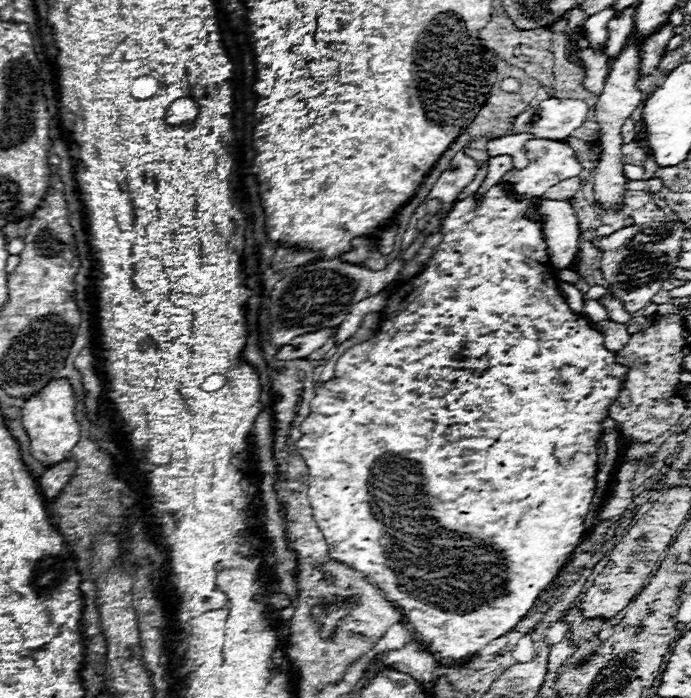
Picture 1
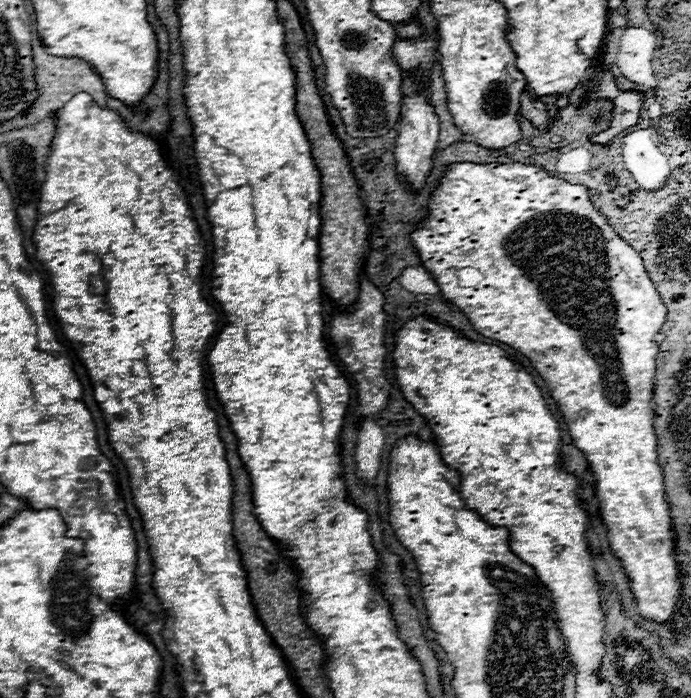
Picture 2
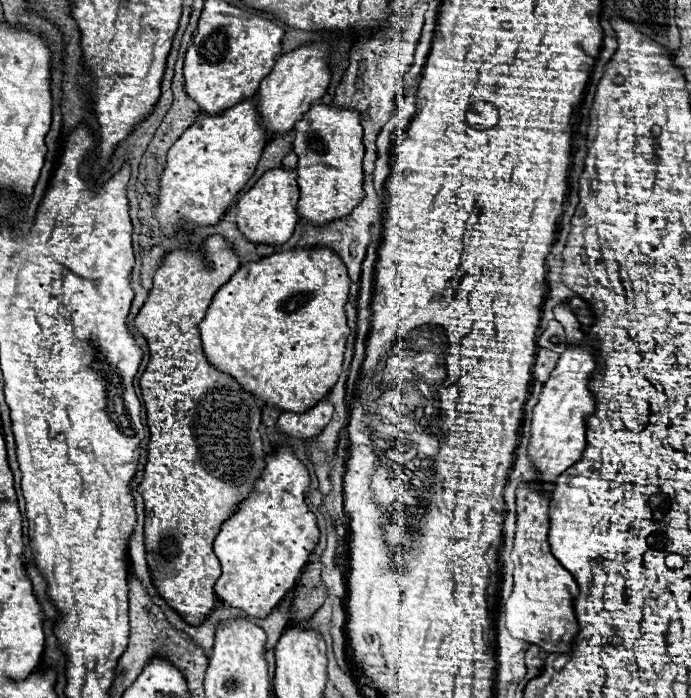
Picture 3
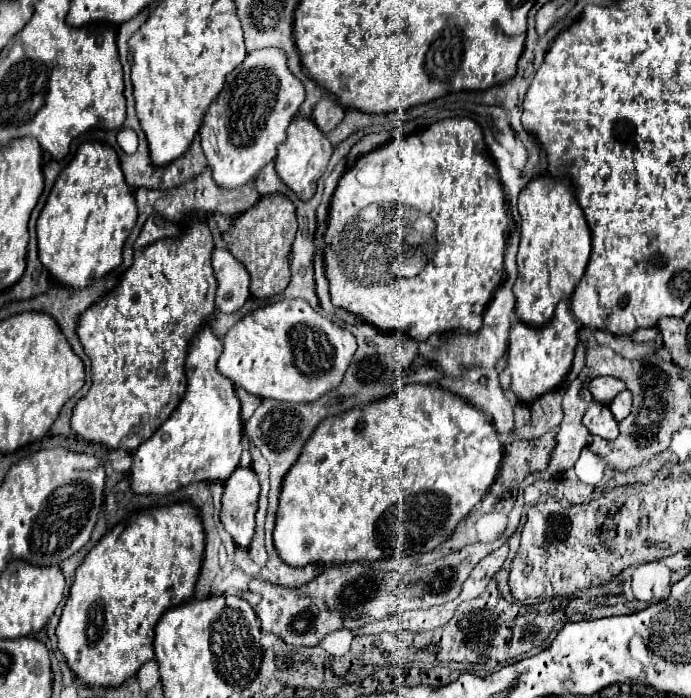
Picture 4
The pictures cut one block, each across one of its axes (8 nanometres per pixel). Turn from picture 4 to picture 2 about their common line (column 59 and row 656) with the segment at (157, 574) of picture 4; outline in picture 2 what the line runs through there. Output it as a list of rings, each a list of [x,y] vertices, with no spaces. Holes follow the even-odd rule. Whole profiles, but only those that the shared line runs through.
[[[618,646],[616,652],[622,654],[622,662],[620,664],[624,664],[624,672],[630,672],[634,664],[640,664],[640,662],[648,660],[648,654],[642,652],[642,650],[626,650],[624,646]]]

